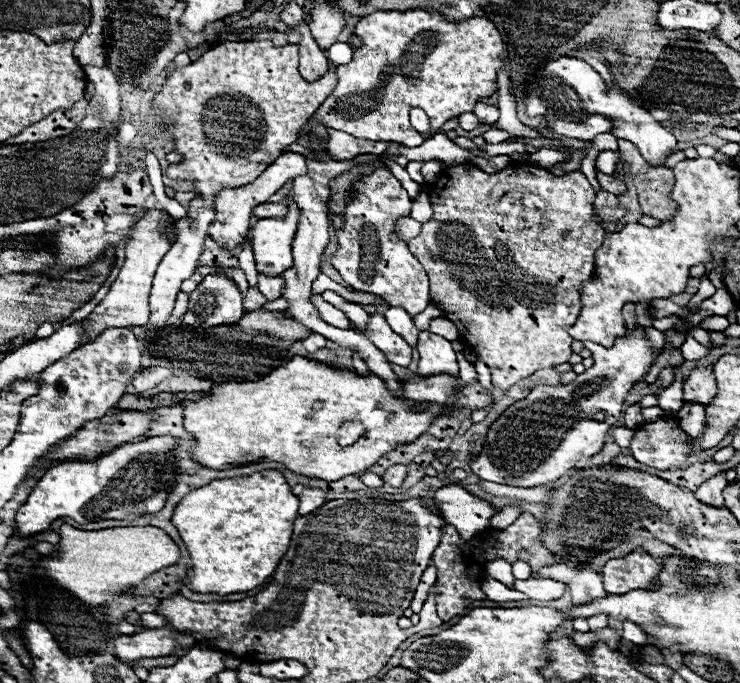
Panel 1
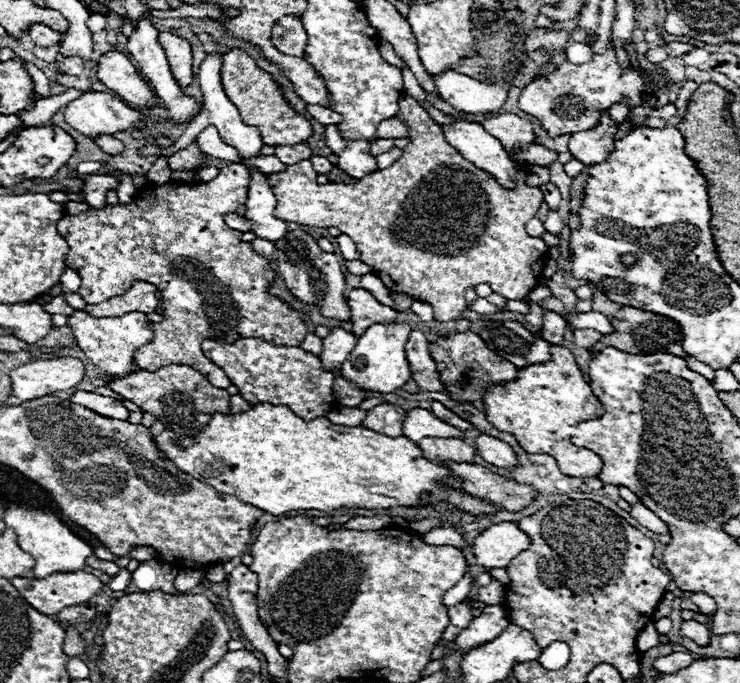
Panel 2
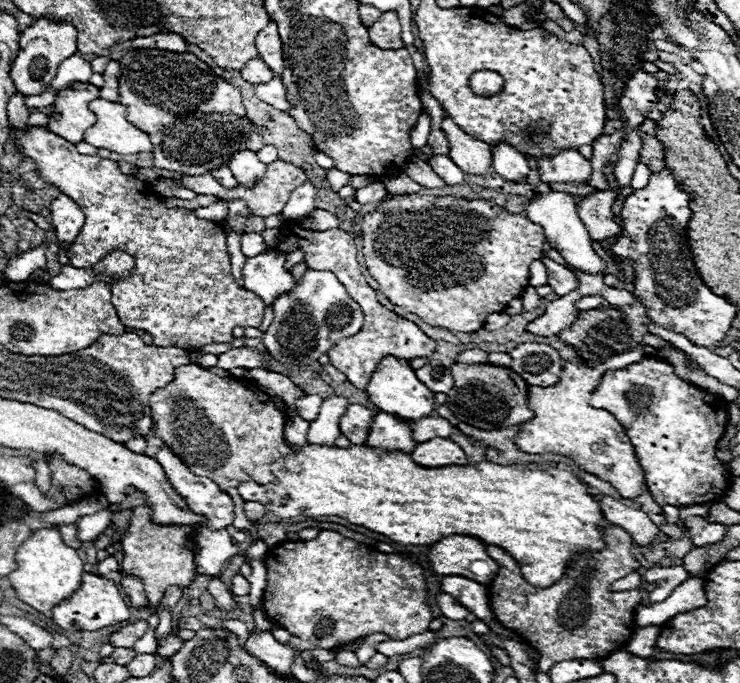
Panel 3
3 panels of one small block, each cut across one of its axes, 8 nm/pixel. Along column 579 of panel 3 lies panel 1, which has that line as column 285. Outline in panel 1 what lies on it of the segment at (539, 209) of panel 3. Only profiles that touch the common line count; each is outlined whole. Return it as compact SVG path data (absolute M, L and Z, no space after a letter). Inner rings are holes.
M288 198L288 214L284 218L260 218L256 226L252 228L252 248L254 248L254 258L256 258L256 268L262 274L282 274L292 266L292 240L298 230L298 218L300 218L300 208L298 204Z

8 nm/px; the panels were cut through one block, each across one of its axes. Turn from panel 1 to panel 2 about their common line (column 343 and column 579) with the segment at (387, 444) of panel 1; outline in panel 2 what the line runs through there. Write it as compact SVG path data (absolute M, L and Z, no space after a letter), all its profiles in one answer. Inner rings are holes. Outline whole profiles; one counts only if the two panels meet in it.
M564 346L550 348L552 360L546 364L532 364L518 370L518 378L504 386L494 386L484 396L486 418L498 430L510 432L526 452L550 454L556 458L560 470L568 476L598 478L602 460L588 448L572 444L572 430L584 420L598 418L604 410L598 398L592 394L590 384L576 366L574 354Z

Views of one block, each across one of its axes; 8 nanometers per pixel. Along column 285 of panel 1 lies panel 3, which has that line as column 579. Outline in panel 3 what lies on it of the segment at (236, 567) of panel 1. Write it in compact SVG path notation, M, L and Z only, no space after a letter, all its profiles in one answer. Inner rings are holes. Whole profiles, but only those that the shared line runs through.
M352 444L350 448L338 446L314 446L304 450L292 448L292 454L280 458L274 464L274 486L260 486L256 482L244 482L238 492L248 502L260 502L268 512L280 518L306 516L340 516L352 524L364 526L372 532L384 534L398 544L434 544L446 536L472 536L488 546L504 548L518 564L528 584L546 588L558 582L574 554L604 550L602 526L604 512L590 494L590 486L584 484L568 466L558 464L512 464L500 466L482 462L478 466L444 466L424 468L416 464L410 454L384 452L378 448L366 448Z

